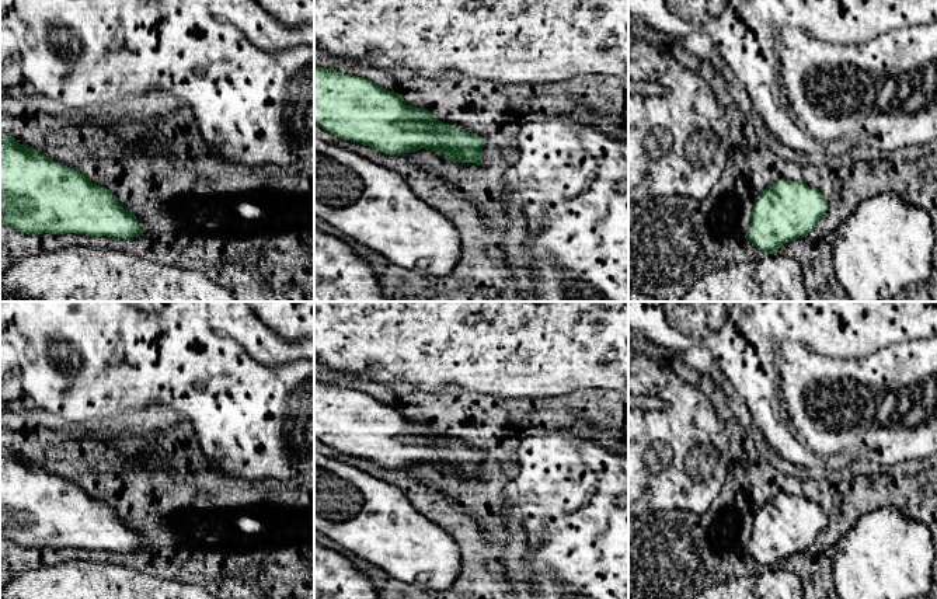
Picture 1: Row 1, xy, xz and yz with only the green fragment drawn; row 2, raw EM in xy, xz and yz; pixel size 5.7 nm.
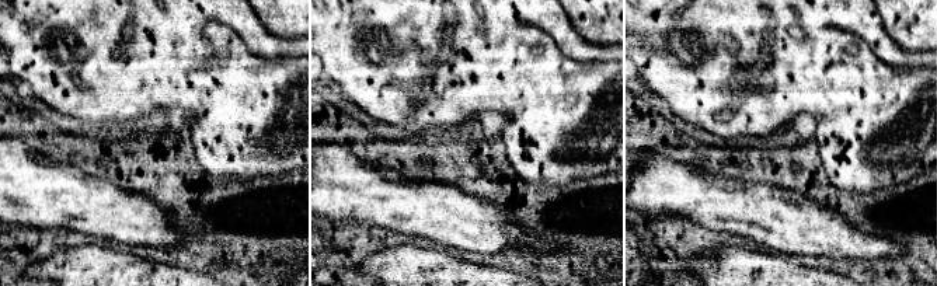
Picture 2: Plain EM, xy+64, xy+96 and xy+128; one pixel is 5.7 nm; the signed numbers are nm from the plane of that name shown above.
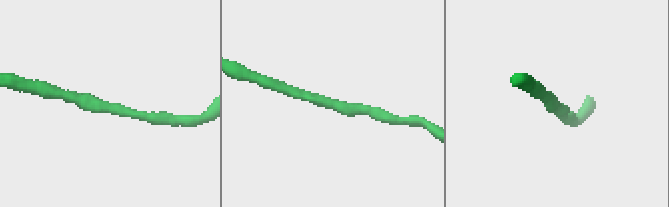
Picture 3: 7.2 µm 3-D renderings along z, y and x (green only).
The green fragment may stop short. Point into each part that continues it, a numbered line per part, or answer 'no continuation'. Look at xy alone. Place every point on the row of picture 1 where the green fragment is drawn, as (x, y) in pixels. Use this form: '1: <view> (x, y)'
no continuation

